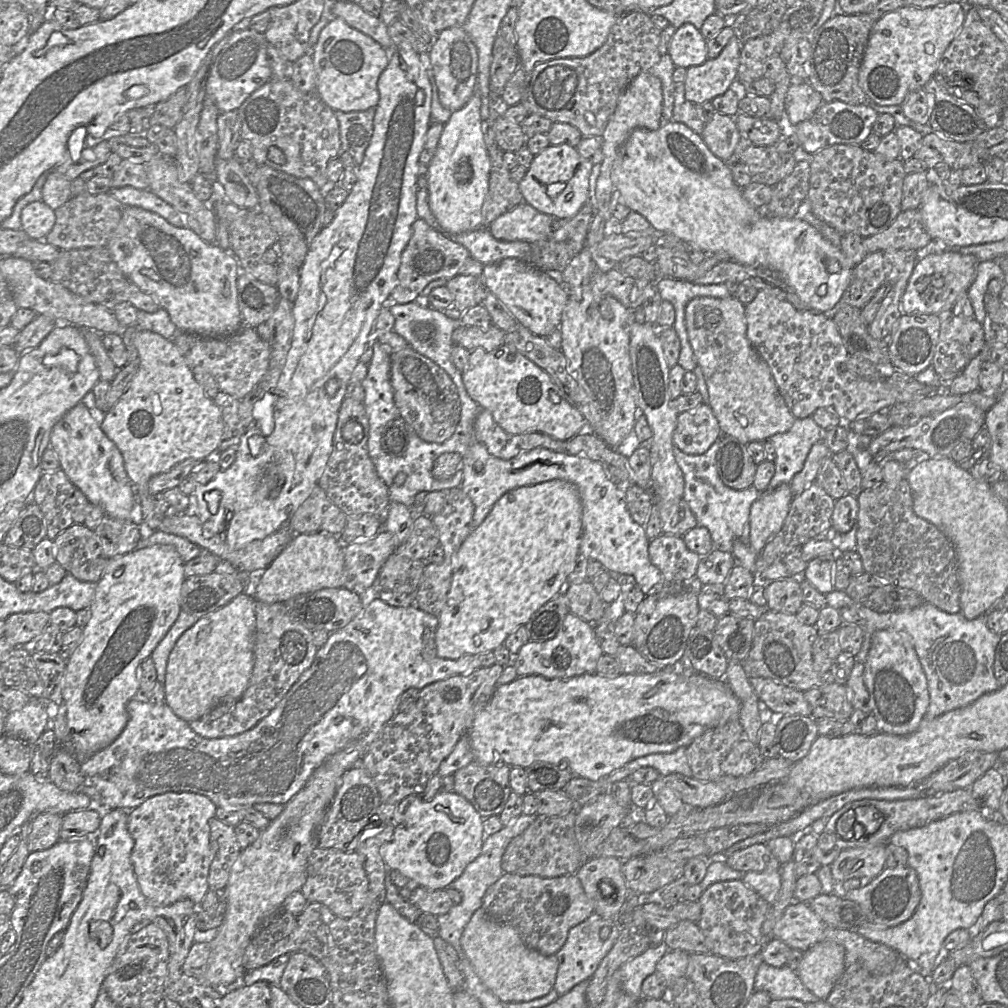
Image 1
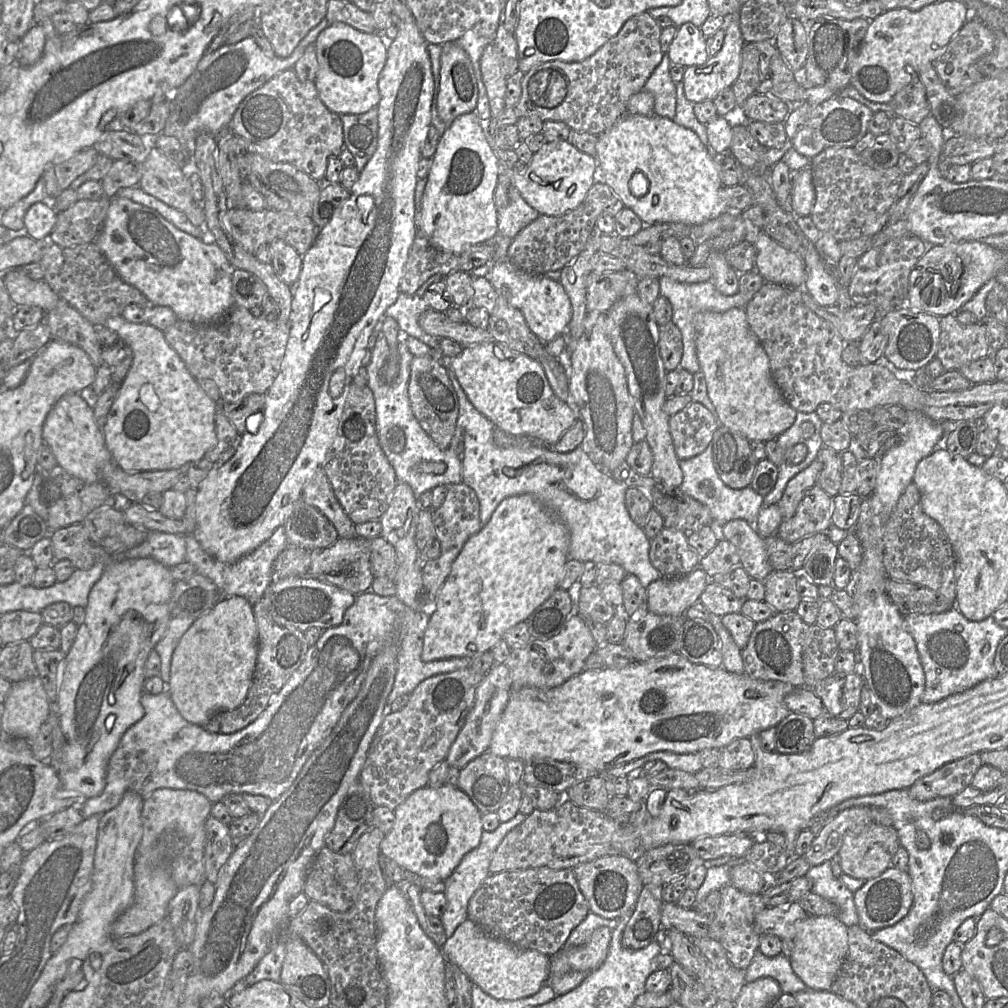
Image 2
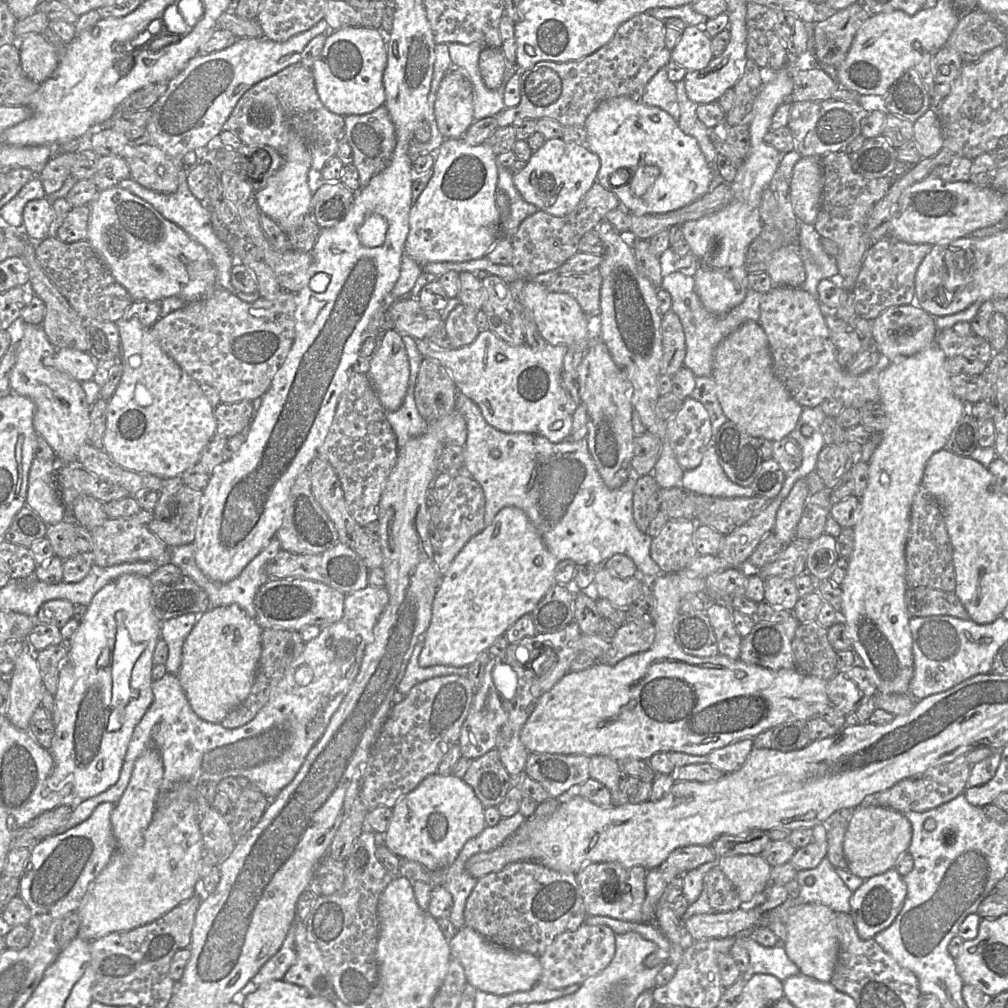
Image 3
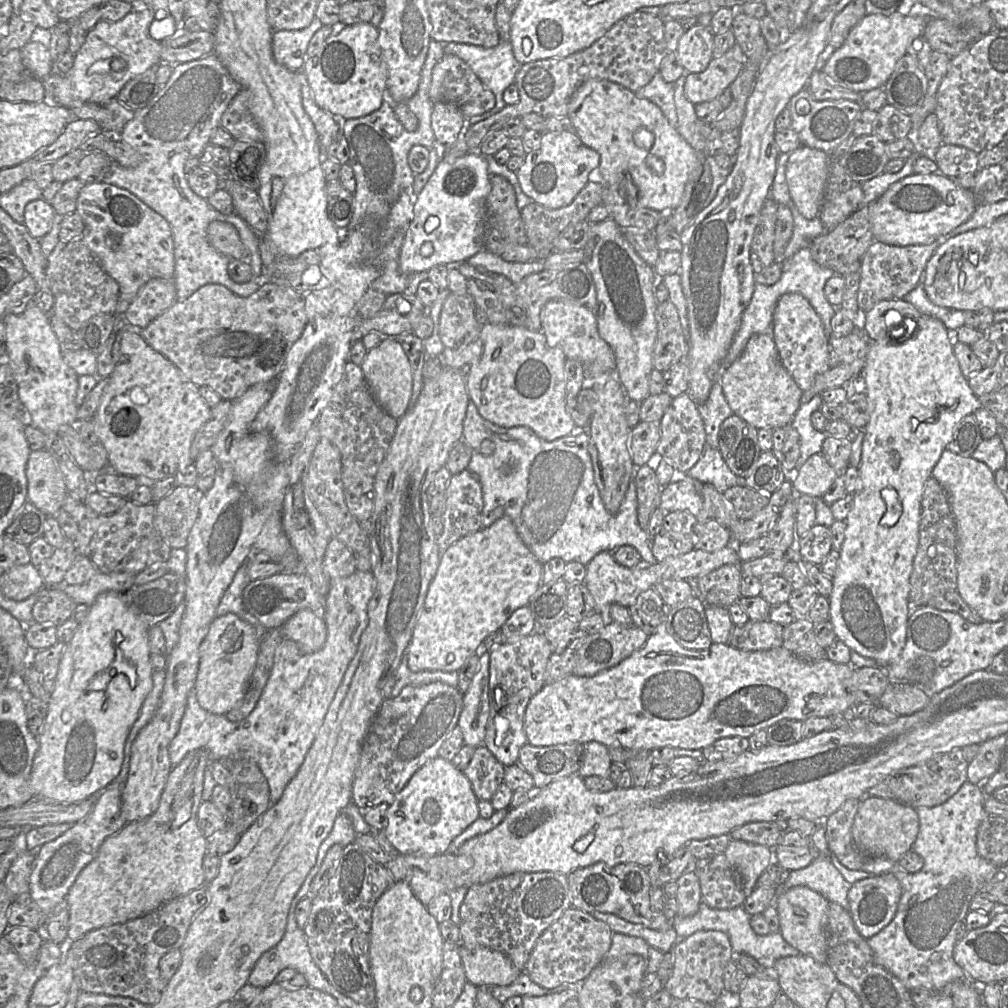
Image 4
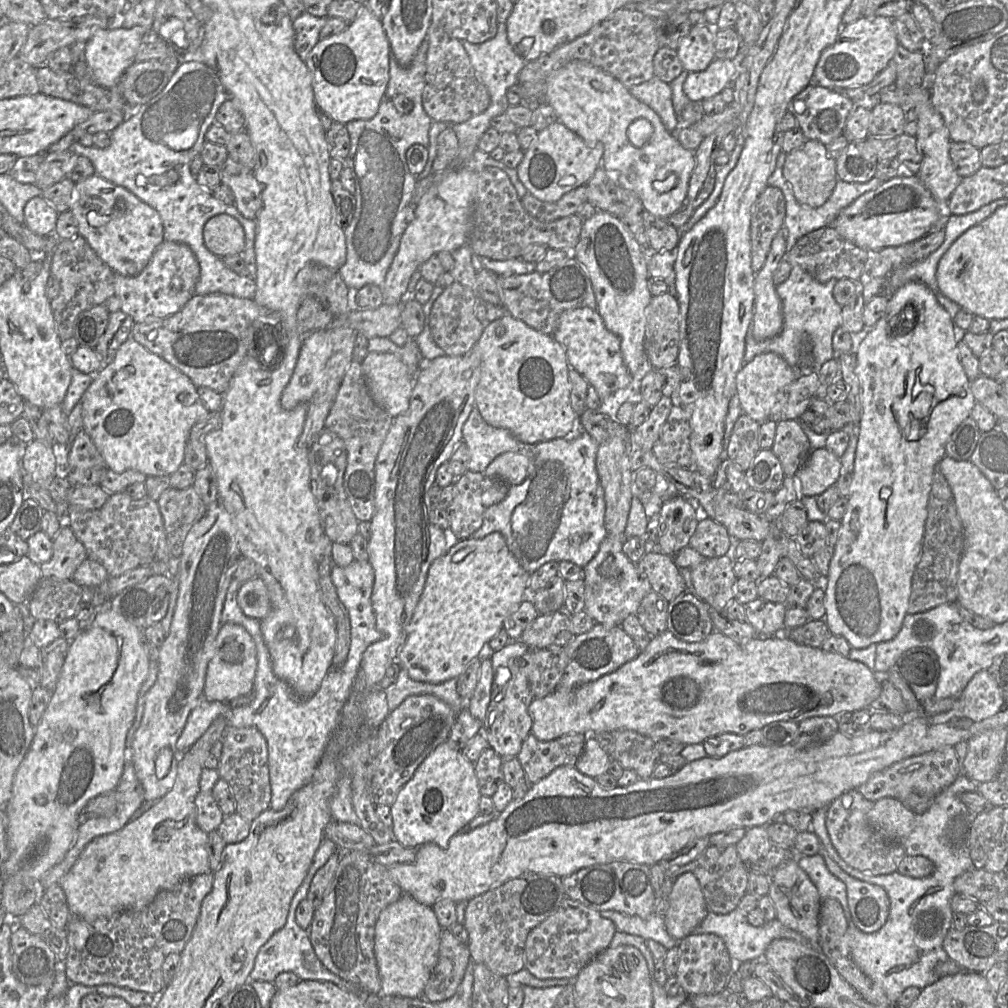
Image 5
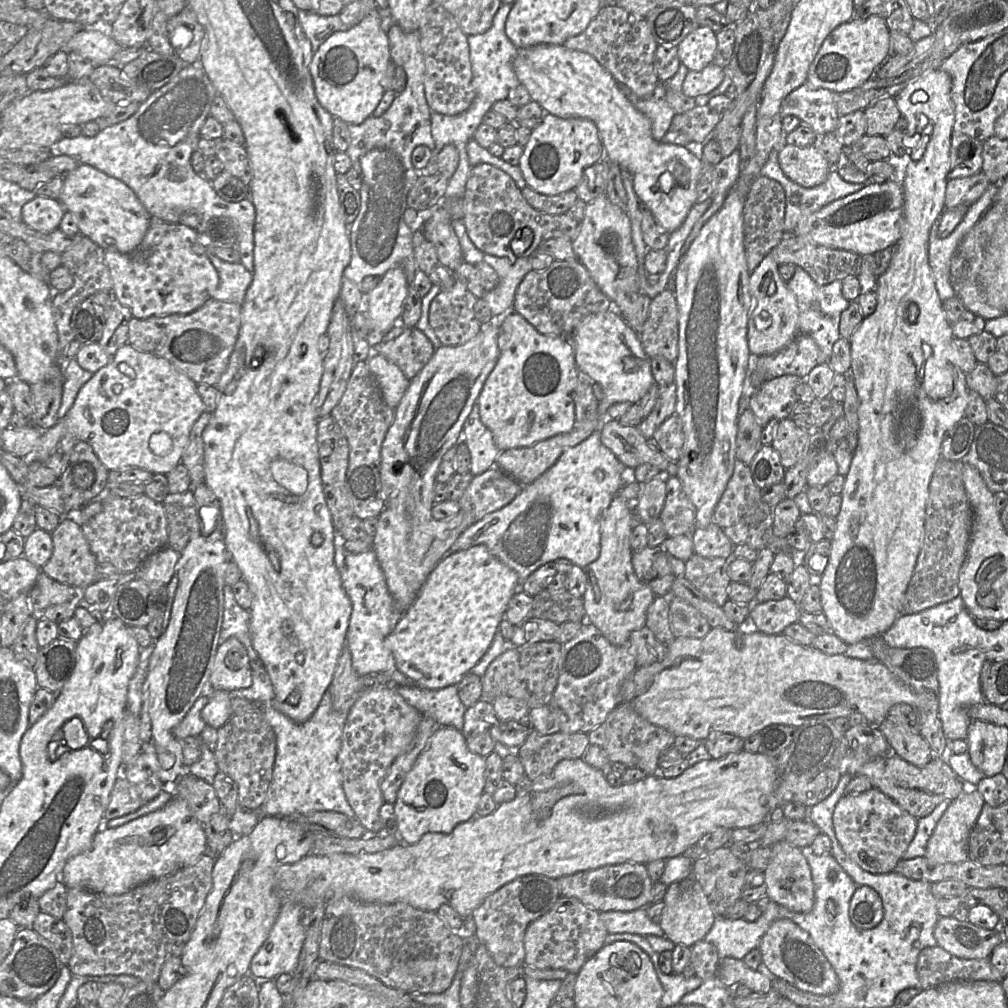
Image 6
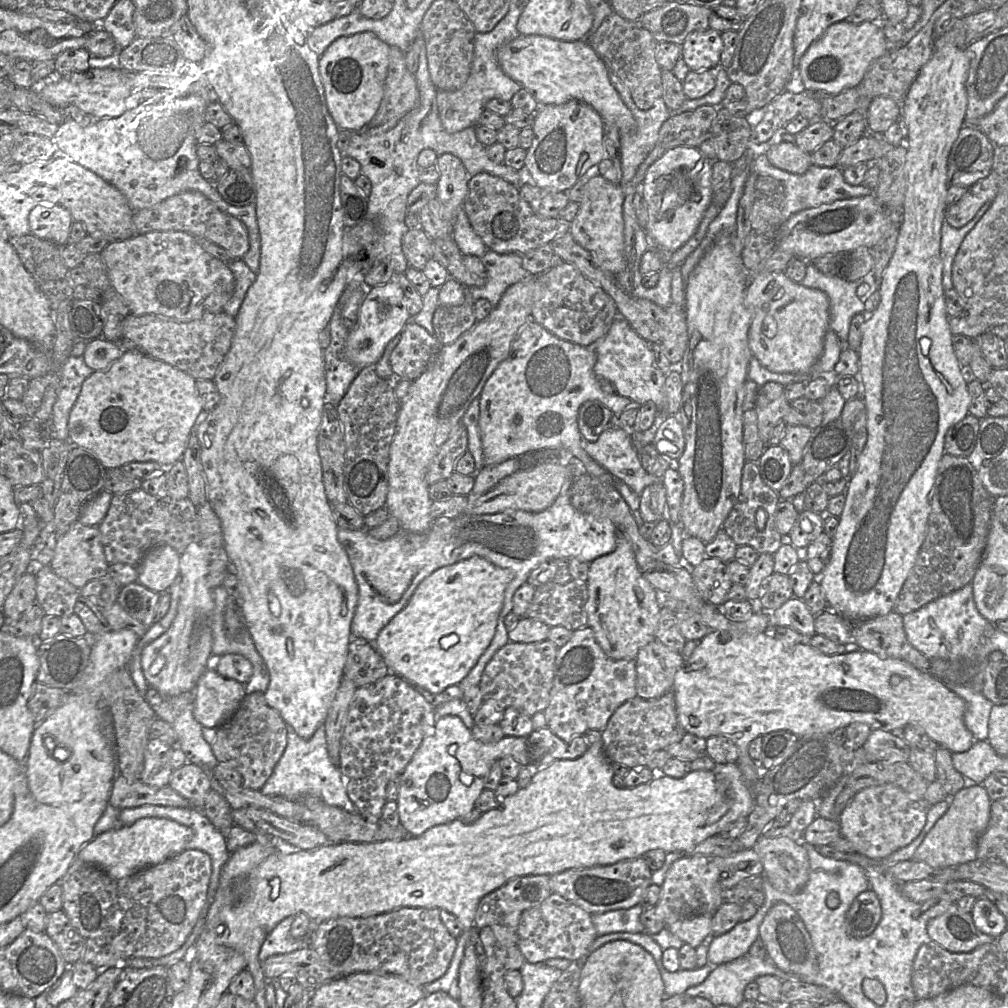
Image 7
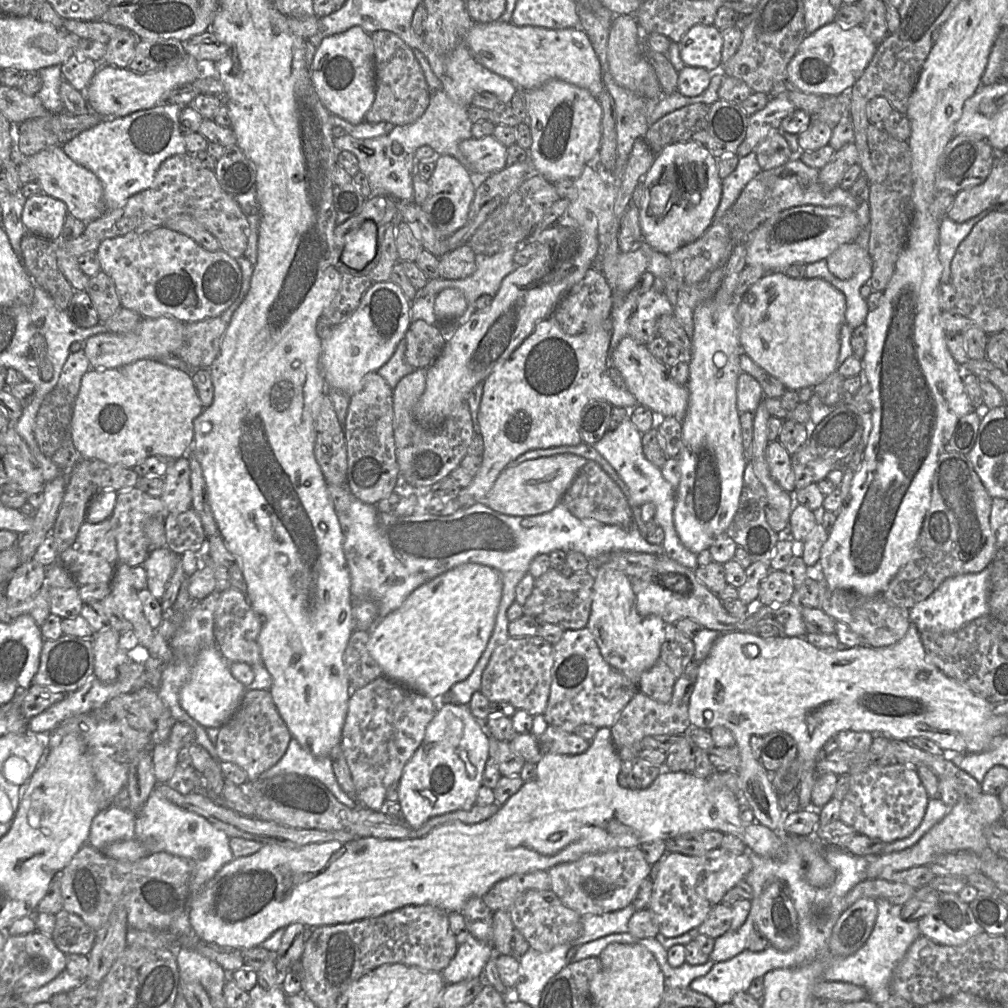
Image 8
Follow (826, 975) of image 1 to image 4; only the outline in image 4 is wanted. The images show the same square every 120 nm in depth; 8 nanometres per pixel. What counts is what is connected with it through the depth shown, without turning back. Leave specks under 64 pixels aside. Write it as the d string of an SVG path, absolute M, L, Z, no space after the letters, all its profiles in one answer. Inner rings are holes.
M795 886L779 891L775 898L775 908L783 939L797 949L799 954L809 956L819 963L827 963L828 900L806 886Z

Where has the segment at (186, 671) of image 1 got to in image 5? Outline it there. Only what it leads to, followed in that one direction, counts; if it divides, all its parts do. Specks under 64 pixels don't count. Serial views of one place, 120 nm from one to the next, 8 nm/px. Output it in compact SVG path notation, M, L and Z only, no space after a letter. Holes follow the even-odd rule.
M224 623L215 640L213 657L208 663L203 695L209 701L223 703L248 695L254 688L256 669L257 650L251 635L239 624Z

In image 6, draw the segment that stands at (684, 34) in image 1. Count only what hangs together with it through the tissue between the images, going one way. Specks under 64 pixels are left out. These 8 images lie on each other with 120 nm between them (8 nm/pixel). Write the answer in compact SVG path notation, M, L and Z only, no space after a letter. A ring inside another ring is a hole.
M708 26L691 31L677 46L680 61L692 71L701 71L714 62L717 48L716 33Z

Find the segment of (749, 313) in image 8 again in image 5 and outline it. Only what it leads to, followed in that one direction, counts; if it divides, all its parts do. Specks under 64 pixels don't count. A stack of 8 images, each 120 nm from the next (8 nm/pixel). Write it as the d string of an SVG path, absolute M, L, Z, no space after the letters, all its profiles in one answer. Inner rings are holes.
M784 227L774 237L763 267L755 273L755 304L752 334L757 340L773 338L783 329L783 306L773 276L785 258L786 232Z

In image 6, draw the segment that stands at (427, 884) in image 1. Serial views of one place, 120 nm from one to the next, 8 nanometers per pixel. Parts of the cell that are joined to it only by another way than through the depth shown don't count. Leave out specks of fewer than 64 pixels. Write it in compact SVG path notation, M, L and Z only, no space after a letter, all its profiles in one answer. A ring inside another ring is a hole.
M440 726L406 774L393 803L397 831L404 840L403 843L414 844L426 832L450 833L457 824L475 817L480 797L484 792L484 772L485 757L472 753L467 748L466 738L461 731L452 726Z

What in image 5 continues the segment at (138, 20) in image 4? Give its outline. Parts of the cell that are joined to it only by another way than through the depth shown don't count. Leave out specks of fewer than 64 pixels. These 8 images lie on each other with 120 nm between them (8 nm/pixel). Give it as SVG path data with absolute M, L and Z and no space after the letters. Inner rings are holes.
M142 26L98 29L86 42L85 49L85 62L91 69L92 81L107 89L116 88L124 72L135 62L136 53L148 36L148 31Z

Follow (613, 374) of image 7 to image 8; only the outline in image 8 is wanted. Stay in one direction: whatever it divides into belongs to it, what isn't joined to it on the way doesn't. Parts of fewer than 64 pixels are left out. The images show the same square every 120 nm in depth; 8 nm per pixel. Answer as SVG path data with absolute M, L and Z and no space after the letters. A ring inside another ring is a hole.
M624 337L611 354L611 365L616 368L625 383L625 388L634 395L638 405L643 405L664 417L682 419L687 411L689 391L686 385L679 385L669 375L669 367L654 357L646 345L631 337Z

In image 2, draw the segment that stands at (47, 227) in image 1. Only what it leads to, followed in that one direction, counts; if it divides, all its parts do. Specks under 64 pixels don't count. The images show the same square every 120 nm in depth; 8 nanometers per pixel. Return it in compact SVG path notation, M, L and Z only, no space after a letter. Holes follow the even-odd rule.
M51 201L31 205L24 216L24 227L28 236L36 241L48 241L57 222L57 213Z

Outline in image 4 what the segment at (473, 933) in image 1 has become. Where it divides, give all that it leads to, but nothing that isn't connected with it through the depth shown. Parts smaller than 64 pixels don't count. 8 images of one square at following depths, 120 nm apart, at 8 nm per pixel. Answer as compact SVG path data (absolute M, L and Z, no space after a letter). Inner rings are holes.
M460 947L466 980L476 987L506 986L522 972L502 952L490 948Z

